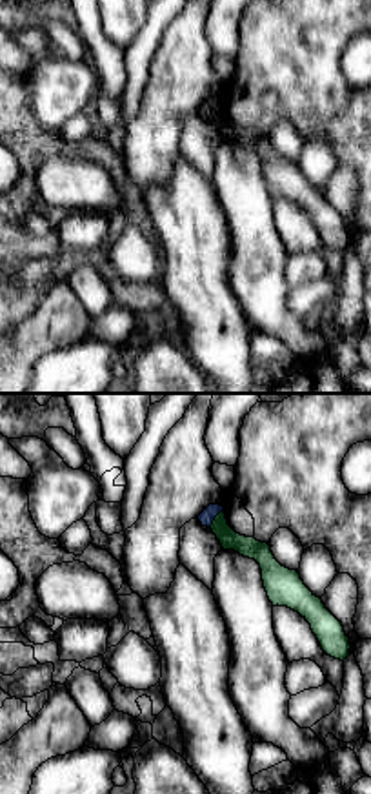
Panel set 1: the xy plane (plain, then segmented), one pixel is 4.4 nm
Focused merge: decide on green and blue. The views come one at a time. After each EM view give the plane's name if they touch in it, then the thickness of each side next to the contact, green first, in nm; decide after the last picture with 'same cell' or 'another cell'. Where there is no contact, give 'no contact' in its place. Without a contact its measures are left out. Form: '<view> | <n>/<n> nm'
xy | 90/70 nm

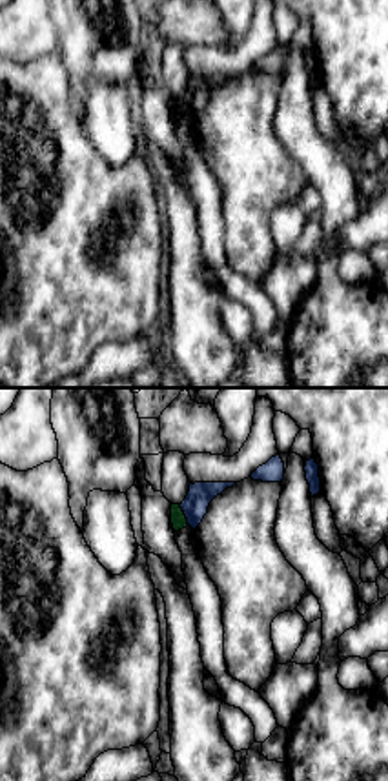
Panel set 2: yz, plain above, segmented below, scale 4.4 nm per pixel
yz | 70/110 nm

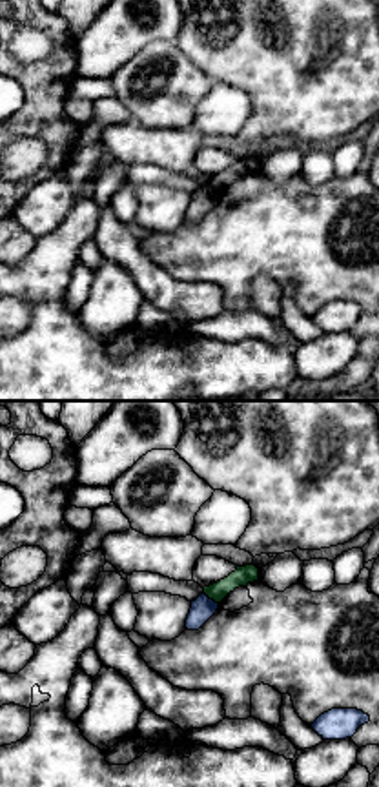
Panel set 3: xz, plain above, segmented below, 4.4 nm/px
xz | 80/100 nm

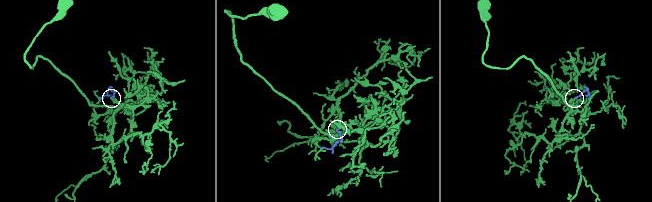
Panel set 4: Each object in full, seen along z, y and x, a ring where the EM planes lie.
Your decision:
another cell

